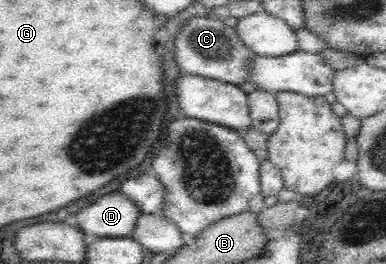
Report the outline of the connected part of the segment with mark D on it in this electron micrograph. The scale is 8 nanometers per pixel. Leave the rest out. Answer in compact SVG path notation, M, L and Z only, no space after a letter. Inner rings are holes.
M118 192L100 196L74 214L76 226L87 237L128 237L140 210Z

